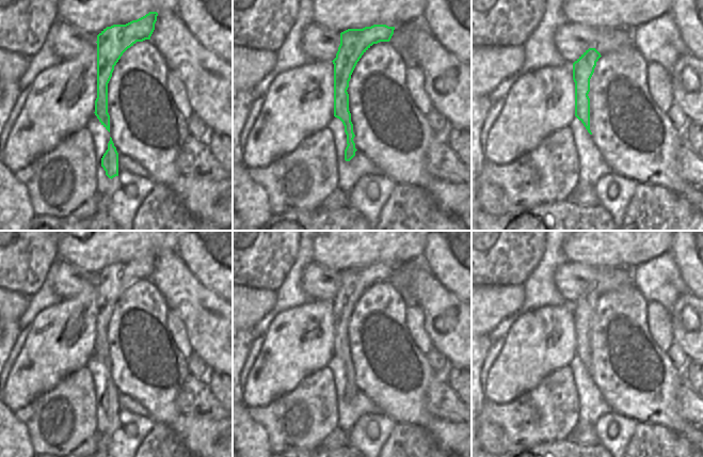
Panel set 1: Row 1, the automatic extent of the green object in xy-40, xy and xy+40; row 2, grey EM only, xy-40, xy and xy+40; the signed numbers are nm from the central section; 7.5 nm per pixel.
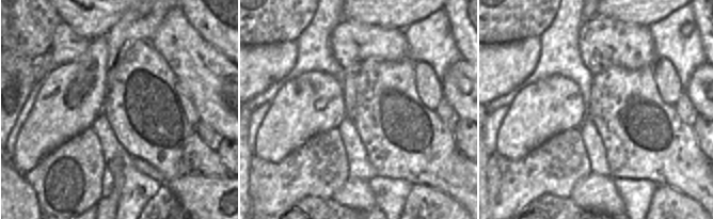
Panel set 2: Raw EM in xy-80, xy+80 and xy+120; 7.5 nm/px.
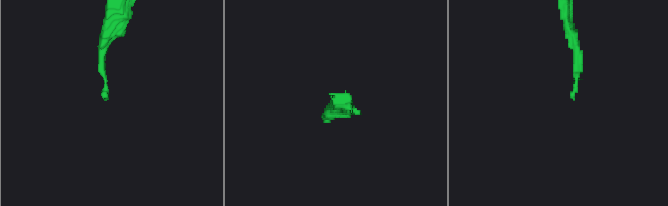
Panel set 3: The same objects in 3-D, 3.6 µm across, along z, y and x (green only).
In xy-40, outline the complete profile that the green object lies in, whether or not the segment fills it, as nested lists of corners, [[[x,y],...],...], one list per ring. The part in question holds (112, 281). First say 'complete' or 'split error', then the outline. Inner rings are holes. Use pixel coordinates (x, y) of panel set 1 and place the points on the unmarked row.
complete; [[[149,251],[126,264],[107,266],[97,274],[97,337],[94,352],[109,372],[108,322],[114,305],[123,293],[137,281],[150,279],[157,255],[157,251]]]

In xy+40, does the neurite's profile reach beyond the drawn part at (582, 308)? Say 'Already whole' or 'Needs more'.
Already whole

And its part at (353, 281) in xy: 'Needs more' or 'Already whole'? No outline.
Already whole

